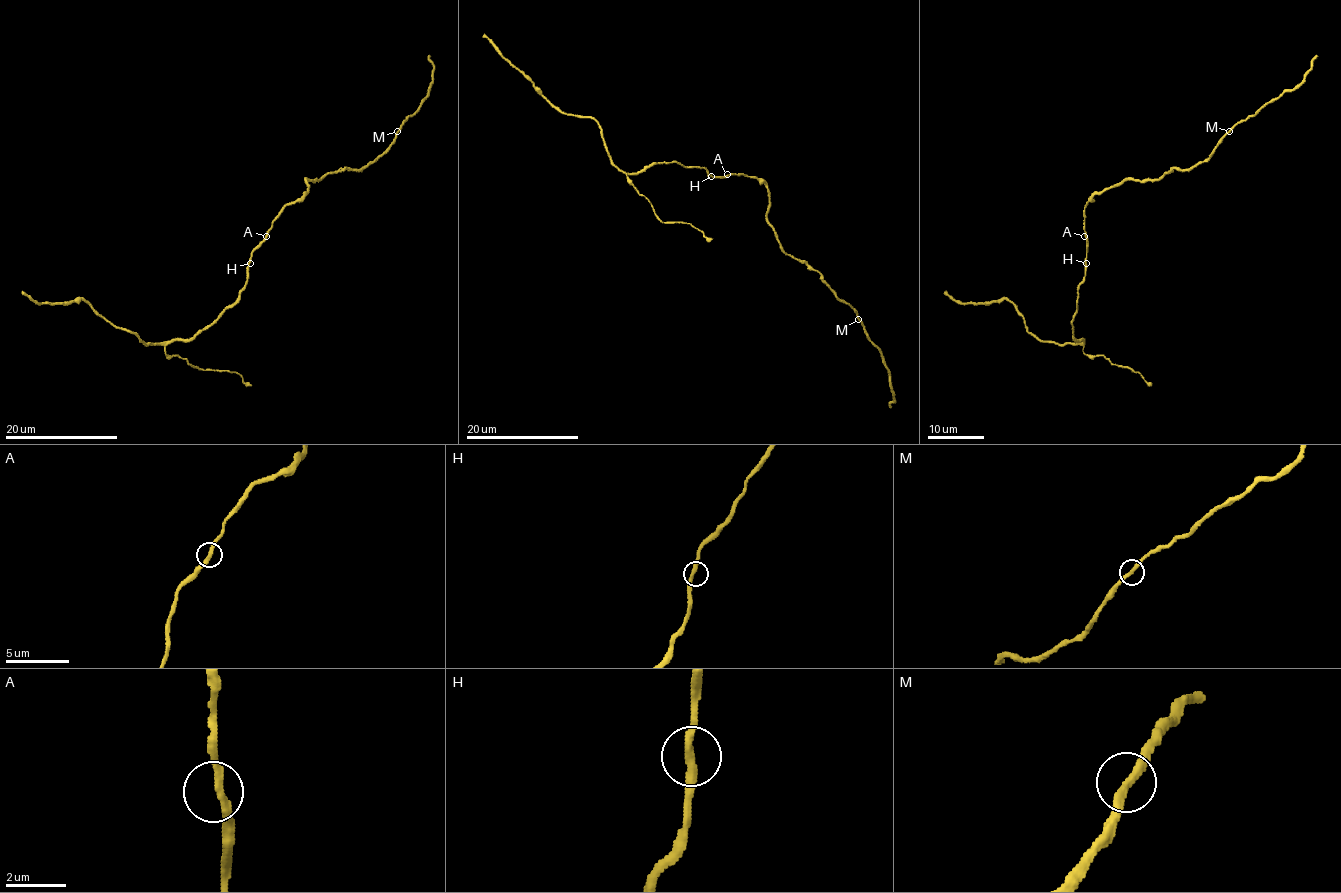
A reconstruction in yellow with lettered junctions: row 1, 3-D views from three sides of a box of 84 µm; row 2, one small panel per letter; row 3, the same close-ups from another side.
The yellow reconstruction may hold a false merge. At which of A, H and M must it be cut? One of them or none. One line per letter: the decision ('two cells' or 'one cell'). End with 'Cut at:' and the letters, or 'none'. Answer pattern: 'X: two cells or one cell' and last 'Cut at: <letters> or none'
A: one cell
H: one cell
M: two cells
Cut at: M

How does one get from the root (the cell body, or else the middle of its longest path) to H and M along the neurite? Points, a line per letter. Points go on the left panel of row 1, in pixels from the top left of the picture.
H: (267, 236), (252, 253), (250, 263)
M: (267, 236), (273, 219), (308, 193), (306, 179), (319, 180), (327, 173), (362, 169), (386, 149), (398, 131)

